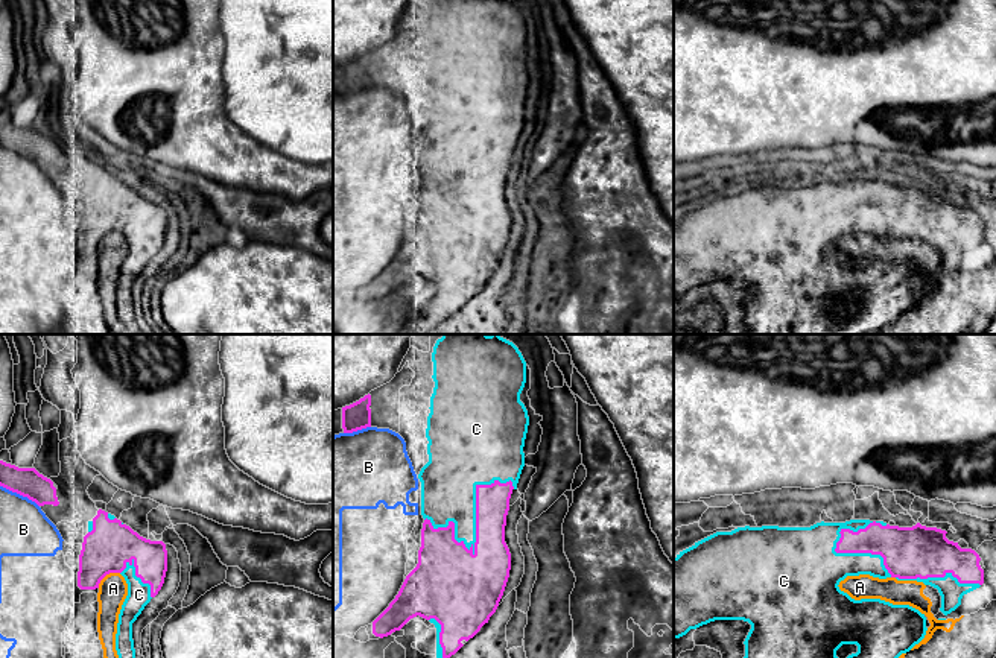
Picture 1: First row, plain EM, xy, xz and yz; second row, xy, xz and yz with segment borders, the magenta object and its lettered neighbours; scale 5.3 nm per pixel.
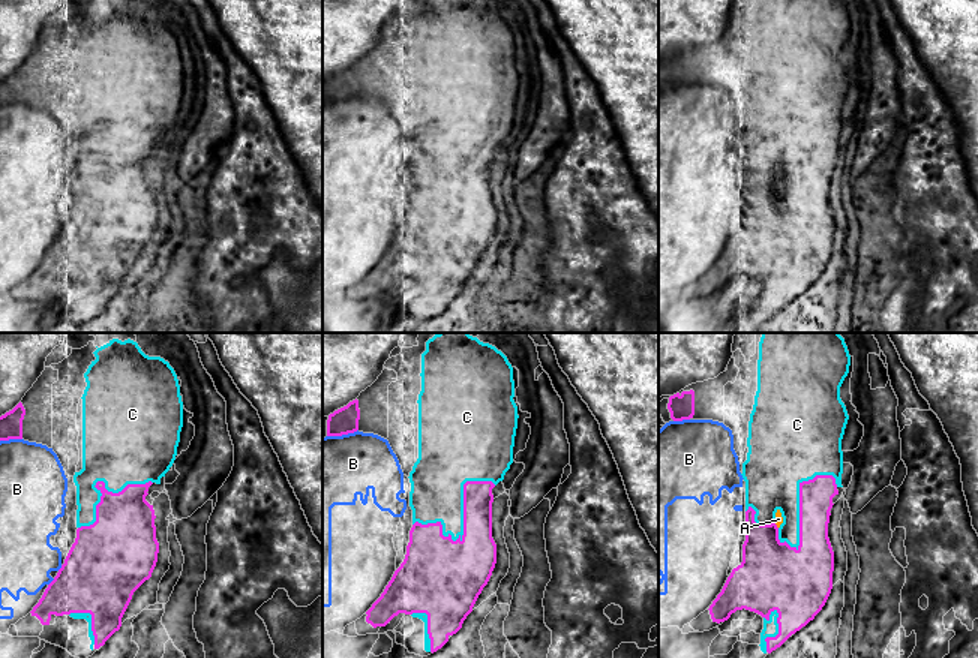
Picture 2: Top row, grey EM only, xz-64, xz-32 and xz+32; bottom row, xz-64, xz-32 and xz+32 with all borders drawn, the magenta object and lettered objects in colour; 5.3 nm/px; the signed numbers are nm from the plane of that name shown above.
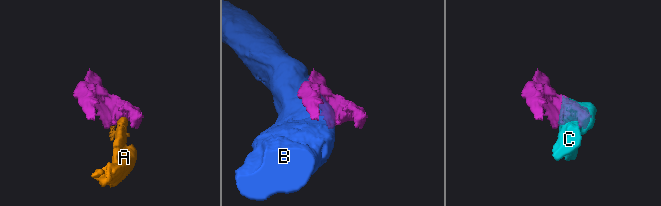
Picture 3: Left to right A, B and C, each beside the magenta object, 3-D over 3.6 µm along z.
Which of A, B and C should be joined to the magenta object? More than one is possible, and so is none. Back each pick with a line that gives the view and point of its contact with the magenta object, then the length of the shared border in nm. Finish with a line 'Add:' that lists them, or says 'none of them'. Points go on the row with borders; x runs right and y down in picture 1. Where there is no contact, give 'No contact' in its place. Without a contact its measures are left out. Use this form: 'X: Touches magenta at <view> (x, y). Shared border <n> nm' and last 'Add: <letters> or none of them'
C: Touches magenta at xz (476, 528). Shared border 500 nm
Add: C

